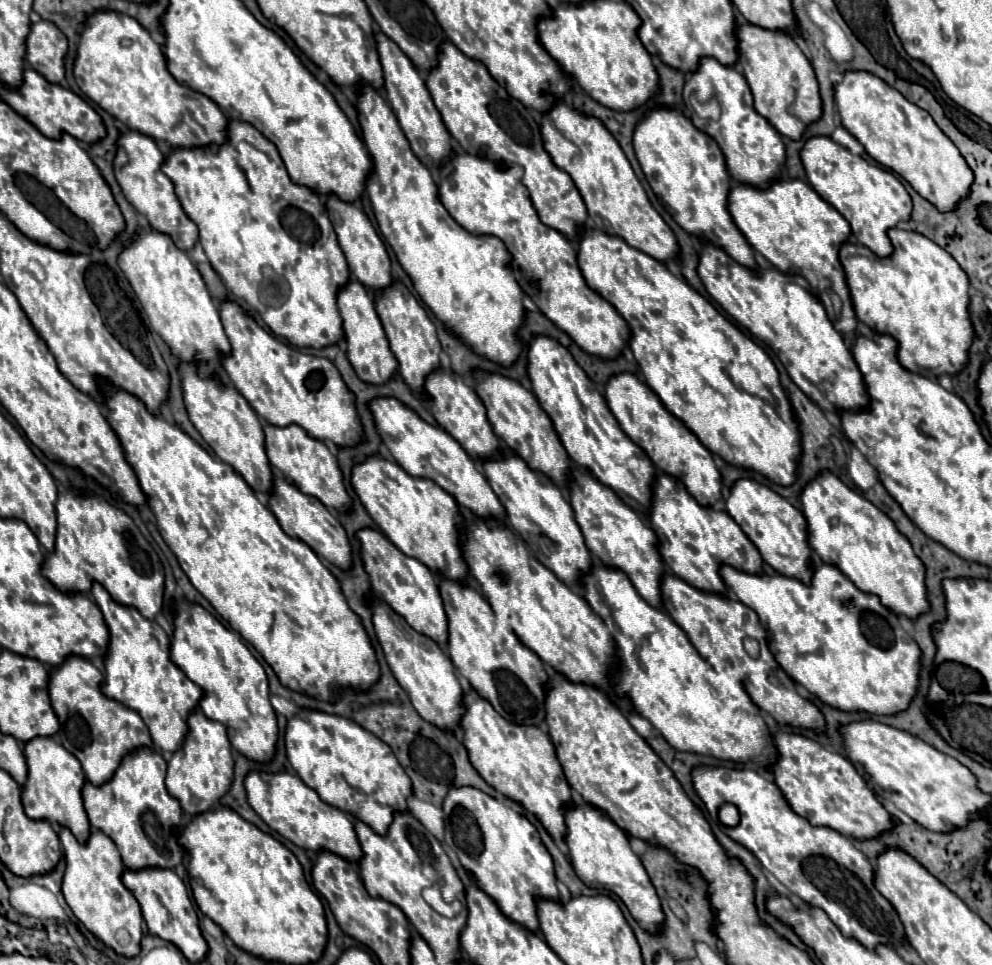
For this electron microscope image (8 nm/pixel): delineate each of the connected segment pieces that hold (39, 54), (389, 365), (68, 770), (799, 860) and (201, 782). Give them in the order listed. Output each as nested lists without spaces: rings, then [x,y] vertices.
[[[39,20],[31,24],[25,48],[25,60],[33,70],[37,70],[53,84],[63,80],[63,58],[67,54],[67,38],[53,22]]]
[[[351,278],[337,292],[337,308],[343,318],[343,336],[347,342],[347,356],[349,356],[349,362],[353,364],[357,376],[363,382],[383,384],[397,370],[397,360],[389,348],[389,340],[383,332],[383,326],[381,326],[381,320],[375,312],[373,298],[371,298],[369,290],[361,282]]]
[[[37,736],[25,742],[25,758],[29,768],[27,780],[21,786],[21,800],[25,814],[33,820],[63,824],[77,836],[79,842],[85,842],[91,826],[81,800],[81,786],[85,782],[85,774],[81,770],[79,760],[51,736]]]
[[[695,766],[691,770],[691,780],[713,822],[717,822],[717,810],[721,804],[731,802],[739,808],[741,822],[733,830],[725,828],[725,834],[753,852],[789,892],[825,910],[845,936],[859,940],[867,948],[903,942],[903,924],[889,900],[885,900],[873,886],[873,866],[863,852],[857,850],[853,838],[827,826],[811,826],[791,810],[775,782],[755,770]]]
[[[197,708],[187,718],[187,734],[183,740],[183,746],[173,752],[173,758],[169,760],[165,786],[171,796],[175,796],[181,804],[181,808],[195,816],[201,812],[207,812],[231,786],[233,776],[233,754],[231,754],[231,742],[227,738],[227,730],[221,722],[205,718],[205,714]]]

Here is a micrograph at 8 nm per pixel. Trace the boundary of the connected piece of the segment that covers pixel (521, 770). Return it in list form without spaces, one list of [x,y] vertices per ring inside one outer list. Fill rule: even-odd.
[[[471,686],[463,694],[463,706],[465,714],[461,716],[459,726],[463,730],[463,744],[475,770],[495,790],[509,796],[511,800],[521,802],[541,820],[545,830],[555,840],[561,840],[565,836],[563,808],[571,804],[571,788],[565,780],[549,736],[537,726],[523,726],[505,720],[489,704],[489,700],[477,696],[477,690]]]

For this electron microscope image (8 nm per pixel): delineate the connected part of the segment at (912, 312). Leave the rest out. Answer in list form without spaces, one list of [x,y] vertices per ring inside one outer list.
[[[891,228],[887,232],[893,254],[887,258],[877,258],[869,248],[855,242],[843,242],[839,250],[839,260],[845,270],[845,280],[851,292],[851,302],[857,320],[867,324],[871,330],[879,334],[889,334],[897,340],[897,360],[903,368],[927,376],[937,378],[939,374],[957,374],[967,362],[967,350],[973,340],[973,326],[969,322],[967,304],[969,304],[969,280],[961,266],[939,248],[933,240],[919,232]]]

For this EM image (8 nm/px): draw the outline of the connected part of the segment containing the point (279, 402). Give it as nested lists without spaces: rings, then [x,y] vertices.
[[[231,298],[219,306],[225,334],[231,342],[231,354],[221,356],[221,366],[235,388],[245,396],[251,408],[273,426],[299,424],[317,440],[331,440],[337,446],[351,446],[361,438],[361,424],[355,412],[355,398],[341,380],[337,368],[325,360],[289,348],[263,330],[241,304]]]

